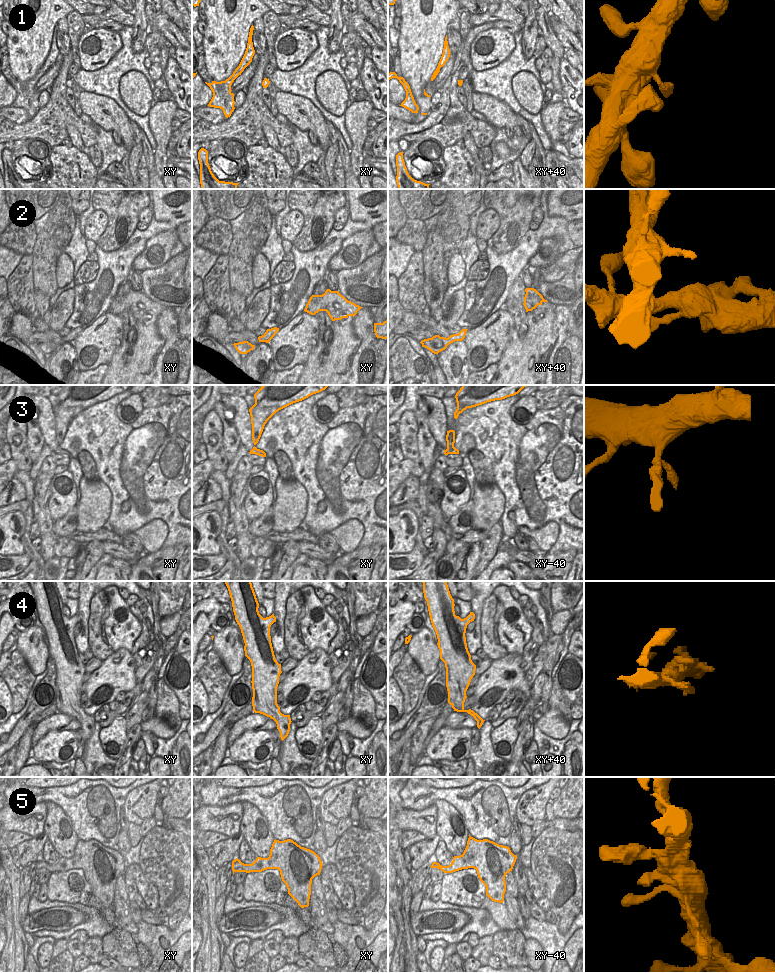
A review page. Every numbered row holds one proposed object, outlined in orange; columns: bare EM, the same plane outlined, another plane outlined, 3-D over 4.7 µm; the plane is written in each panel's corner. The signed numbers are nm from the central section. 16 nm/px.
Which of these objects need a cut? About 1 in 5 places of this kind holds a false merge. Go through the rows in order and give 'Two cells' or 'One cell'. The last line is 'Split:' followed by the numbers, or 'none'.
1: One cell
2: One cell
3: One cell
4: One cell
5: One cell
Split: none

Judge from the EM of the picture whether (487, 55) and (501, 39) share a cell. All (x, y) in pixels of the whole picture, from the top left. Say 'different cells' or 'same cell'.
same cell

